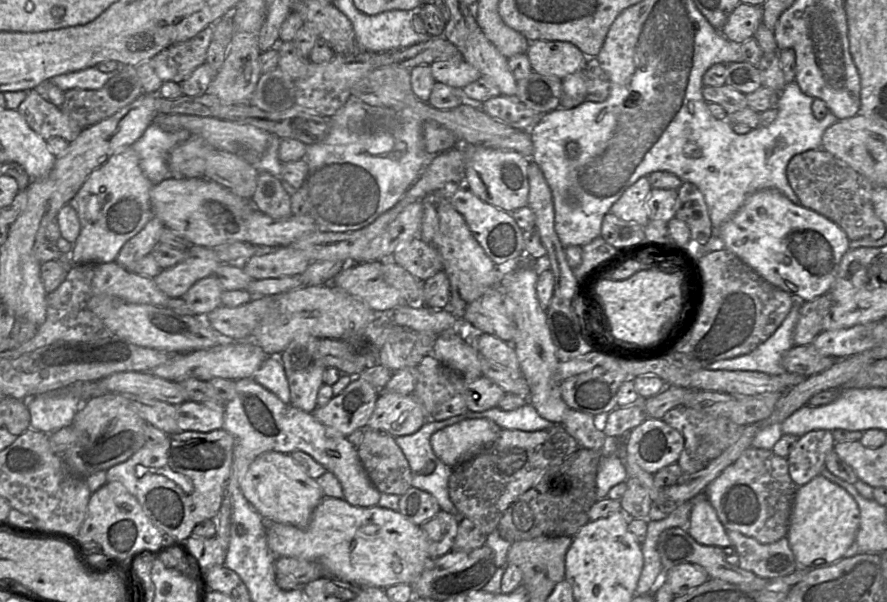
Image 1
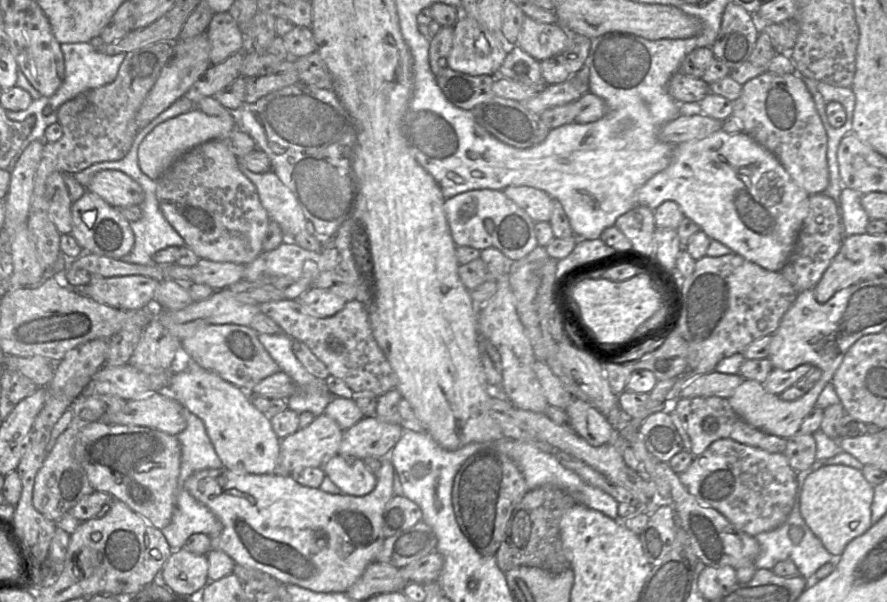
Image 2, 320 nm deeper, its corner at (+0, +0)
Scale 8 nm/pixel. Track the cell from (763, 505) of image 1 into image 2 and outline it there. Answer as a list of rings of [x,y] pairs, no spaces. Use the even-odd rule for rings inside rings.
[[[731,439],[713,442],[678,476],[703,505],[717,510],[750,536],[784,524],[801,490],[801,476],[791,468],[784,453],[769,453]]]

